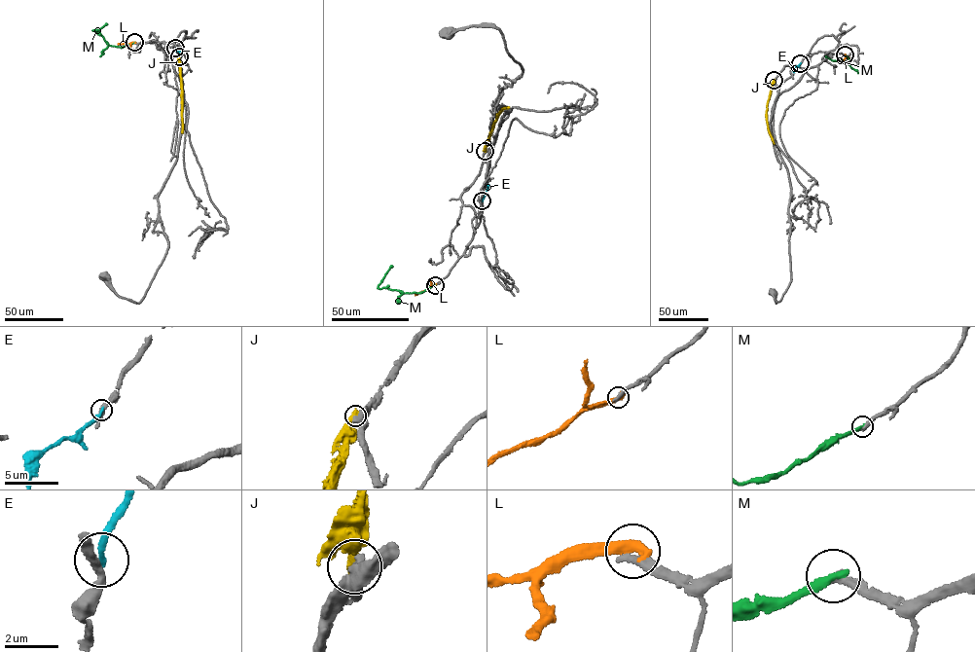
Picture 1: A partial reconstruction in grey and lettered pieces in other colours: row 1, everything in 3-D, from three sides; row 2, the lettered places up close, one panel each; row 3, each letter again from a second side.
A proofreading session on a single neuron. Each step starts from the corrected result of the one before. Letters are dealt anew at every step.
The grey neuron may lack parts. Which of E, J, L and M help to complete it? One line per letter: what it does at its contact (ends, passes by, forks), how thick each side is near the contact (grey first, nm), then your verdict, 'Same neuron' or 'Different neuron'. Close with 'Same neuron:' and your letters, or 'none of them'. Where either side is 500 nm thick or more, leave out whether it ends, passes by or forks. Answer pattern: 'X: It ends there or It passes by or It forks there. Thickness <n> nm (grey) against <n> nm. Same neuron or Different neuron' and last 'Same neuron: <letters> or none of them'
E: It ends there. Thickness 320 nm (grey) against 220 nm. Different neuron
J: It ends there. Thickness 480 nm (grey) against 480 nm. Different neuron
L: It ends there. Thickness 280 nm (grey) against 440 nm. Different neuron
M: It ends there. Thickness 320 nm (grey) against 320 nm. Different neuron
Same neuron: none of them

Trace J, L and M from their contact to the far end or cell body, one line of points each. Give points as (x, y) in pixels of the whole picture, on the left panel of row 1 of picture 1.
J: (179, 56), (182, 133)
L: (134, 42), (118, 45)
M: (134, 42), (121, 47), (108, 45), (99, 32), (92, 30), (107, 23)

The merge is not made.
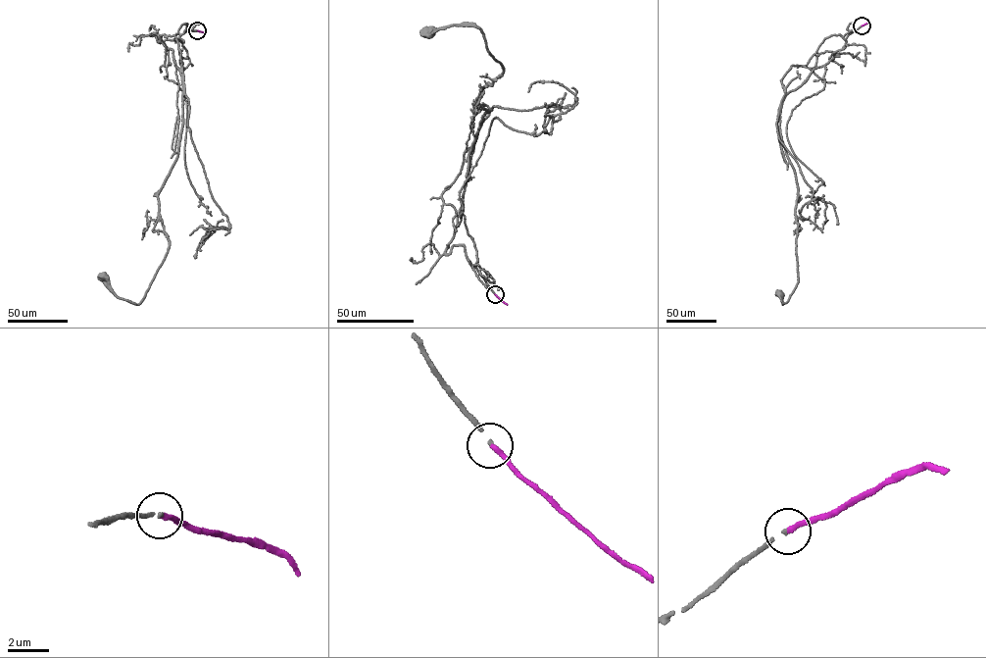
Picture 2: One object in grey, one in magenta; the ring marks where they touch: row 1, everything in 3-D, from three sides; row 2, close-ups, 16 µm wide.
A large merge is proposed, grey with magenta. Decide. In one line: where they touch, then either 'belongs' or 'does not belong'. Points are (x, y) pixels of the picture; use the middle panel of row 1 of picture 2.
place (495, 294); belongs

